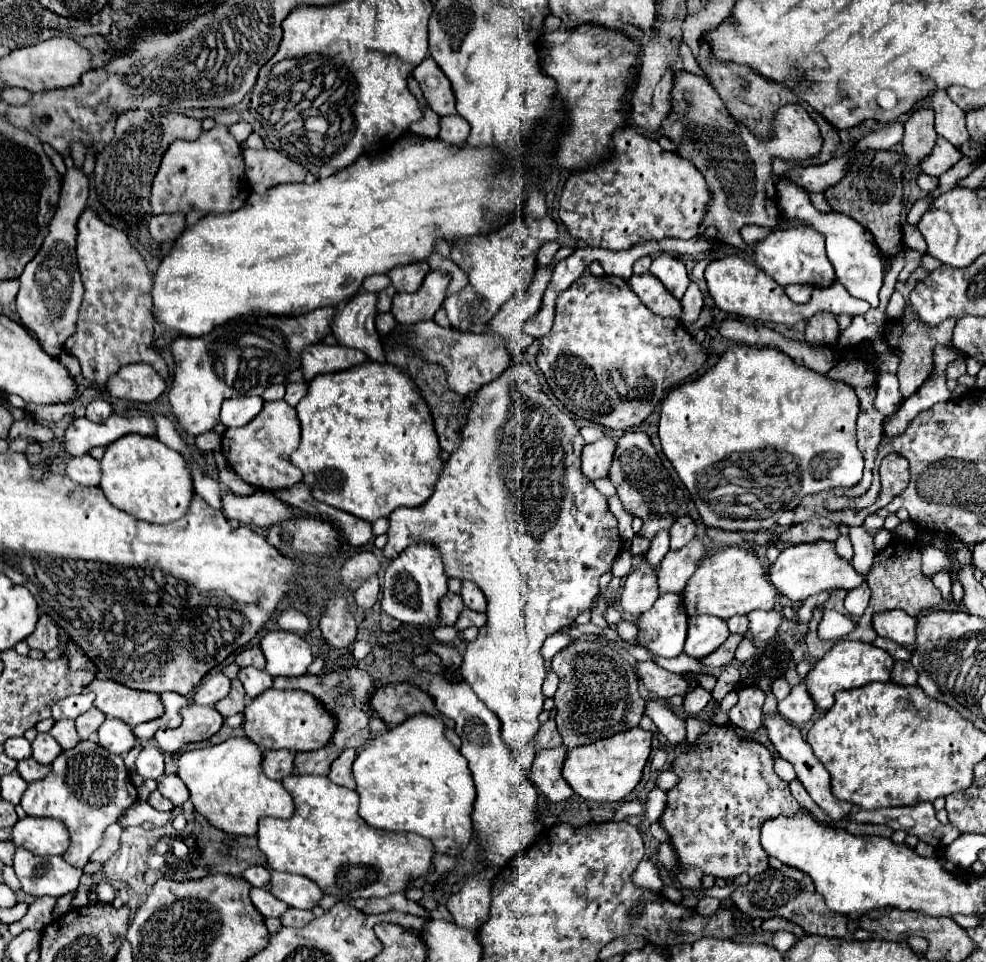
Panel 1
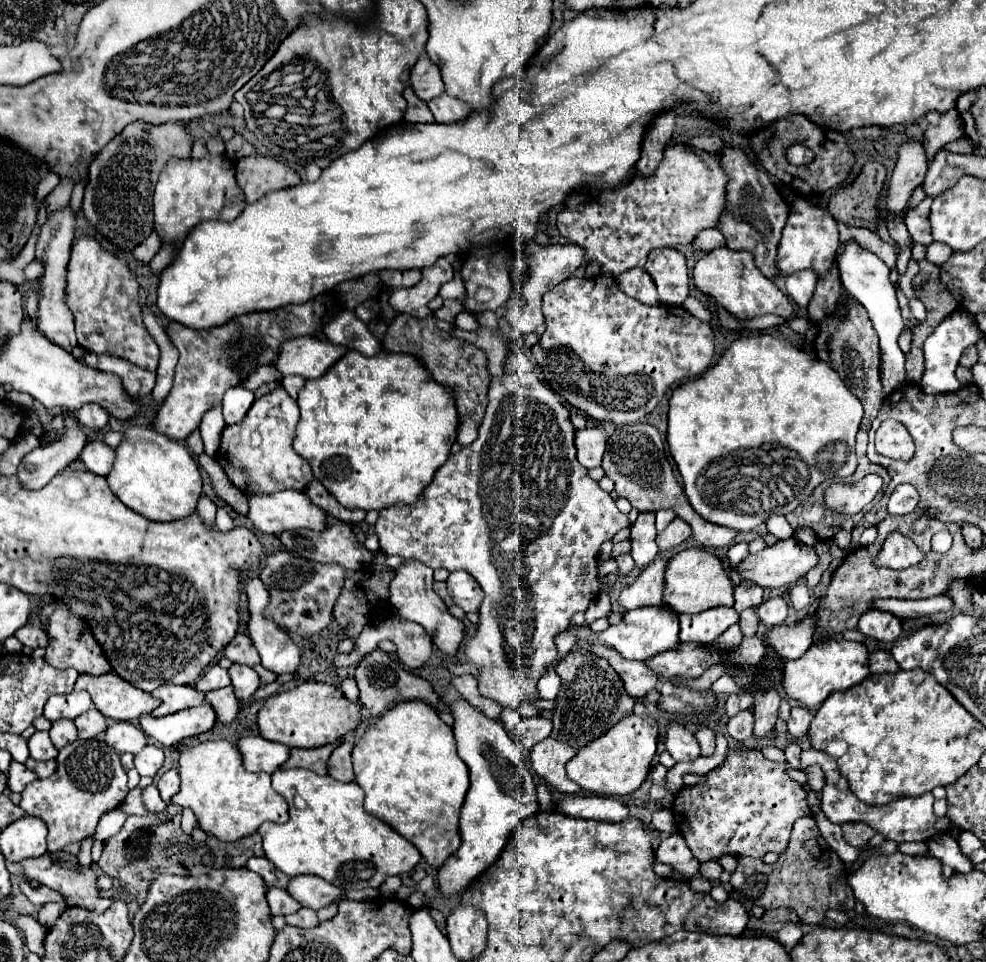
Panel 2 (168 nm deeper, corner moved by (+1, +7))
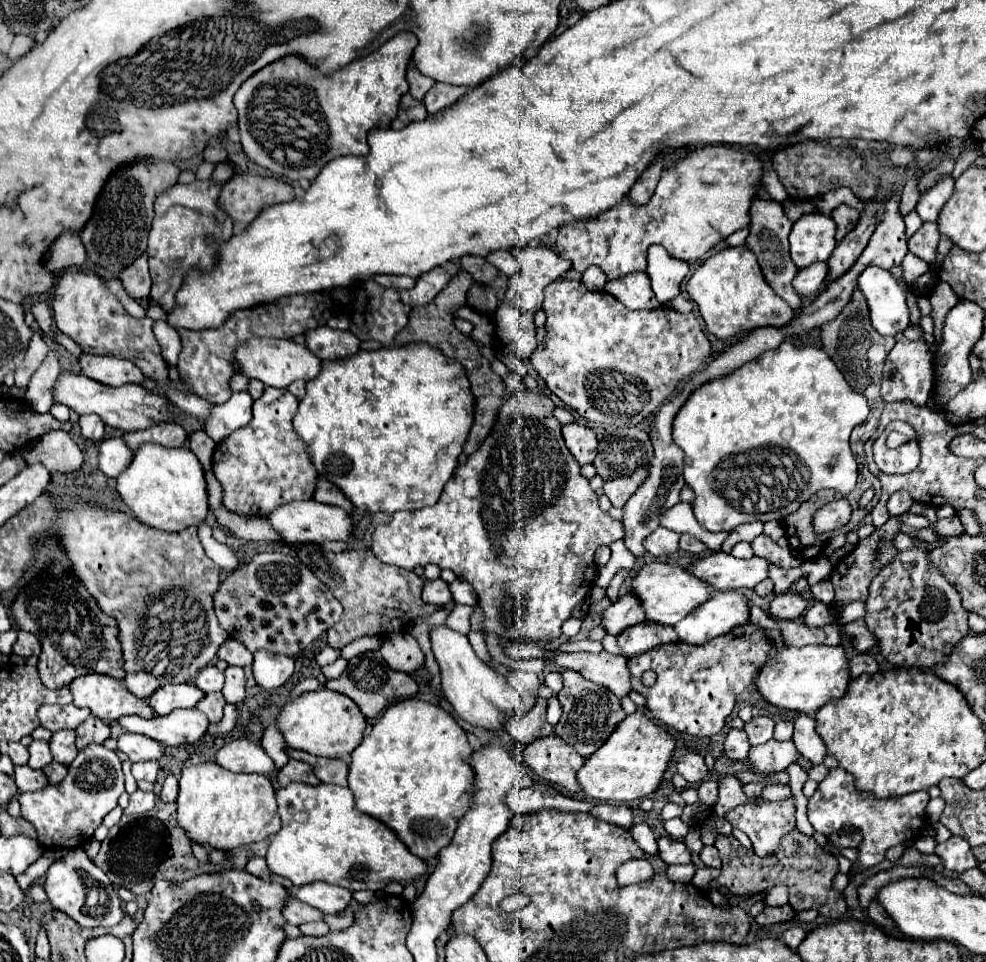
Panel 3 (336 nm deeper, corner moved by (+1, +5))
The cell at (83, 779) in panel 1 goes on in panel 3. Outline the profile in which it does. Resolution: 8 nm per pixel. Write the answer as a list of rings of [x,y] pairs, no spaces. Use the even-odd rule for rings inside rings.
[[[89,744],[69,764],[69,774],[61,784],[49,784],[37,792],[23,792],[17,800],[21,804],[21,816],[33,824],[37,840],[45,848],[77,848],[93,836],[103,816],[117,806],[123,790],[123,772],[117,754],[101,744]]]

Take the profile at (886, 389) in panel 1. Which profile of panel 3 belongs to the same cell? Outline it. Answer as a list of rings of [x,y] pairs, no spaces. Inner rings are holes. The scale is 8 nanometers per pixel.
[[[869,266],[861,276],[859,276],[859,288],[863,290],[867,302],[869,302],[869,312],[871,312],[871,324],[873,328],[883,334],[883,336],[897,336],[901,334],[907,326],[909,326],[909,306],[907,306],[907,294],[927,294],[937,282],[937,270],[927,270],[927,274],[923,274],[921,278],[917,278],[915,282],[899,282],[893,278],[891,272],[877,268],[877,266]]]

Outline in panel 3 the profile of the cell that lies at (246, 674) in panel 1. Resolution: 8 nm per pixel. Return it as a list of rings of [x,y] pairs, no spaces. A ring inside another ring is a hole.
[[[227,666],[225,670],[225,686],[221,690],[229,704],[237,704],[245,698],[245,674],[239,666]]]

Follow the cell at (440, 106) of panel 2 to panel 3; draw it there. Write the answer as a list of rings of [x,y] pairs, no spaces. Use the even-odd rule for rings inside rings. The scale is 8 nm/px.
[[[435,84],[423,98],[423,104],[427,108],[429,114],[435,114],[447,106],[451,106],[453,102],[457,102],[457,98],[461,98],[463,94],[467,94],[465,86],[453,86],[453,84]]]

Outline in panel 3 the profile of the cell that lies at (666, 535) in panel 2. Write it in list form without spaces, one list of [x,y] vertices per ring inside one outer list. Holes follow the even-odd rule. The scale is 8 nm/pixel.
[[[659,526],[653,534],[649,534],[645,540],[643,540],[643,546],[645,550],[659,558],[659,556],[667,556],[667,554],[673,554],[679,550],[679,534]]]

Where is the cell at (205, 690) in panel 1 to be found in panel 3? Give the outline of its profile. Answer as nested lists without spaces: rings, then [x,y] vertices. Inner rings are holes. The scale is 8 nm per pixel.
[[[207,666],[195,676],[195,686],[201,688],[203,692],[217,692],[217,690],[221,690],[223,682],[225,682],[225,676],[215,666]]]

